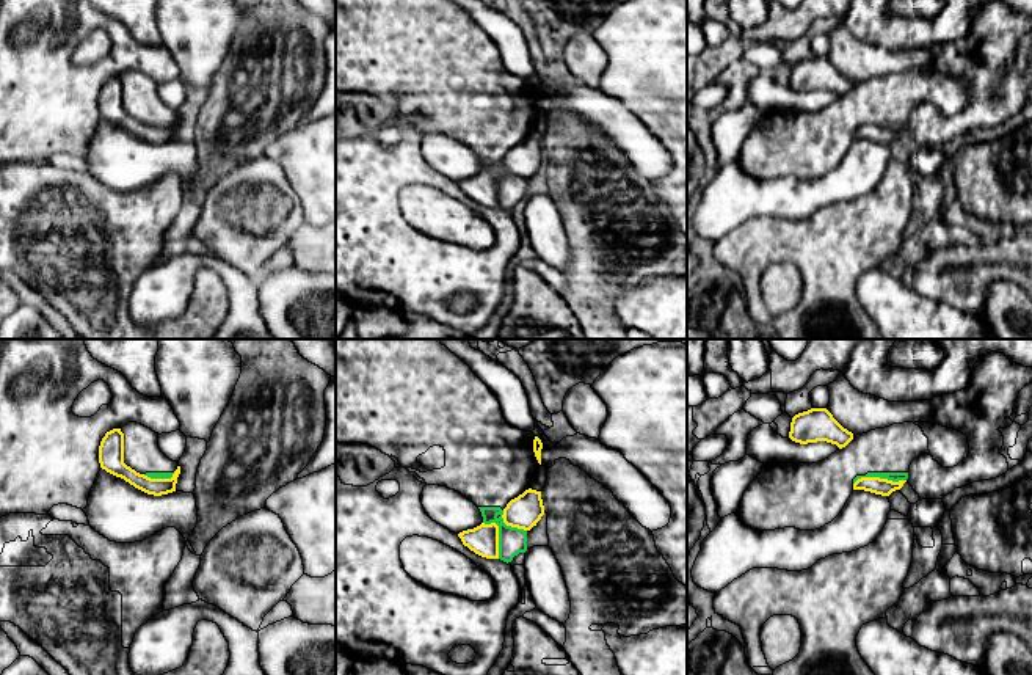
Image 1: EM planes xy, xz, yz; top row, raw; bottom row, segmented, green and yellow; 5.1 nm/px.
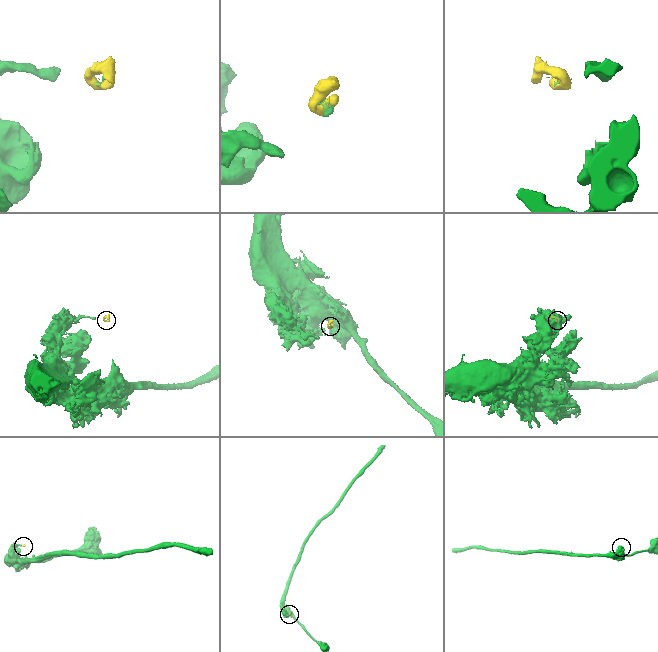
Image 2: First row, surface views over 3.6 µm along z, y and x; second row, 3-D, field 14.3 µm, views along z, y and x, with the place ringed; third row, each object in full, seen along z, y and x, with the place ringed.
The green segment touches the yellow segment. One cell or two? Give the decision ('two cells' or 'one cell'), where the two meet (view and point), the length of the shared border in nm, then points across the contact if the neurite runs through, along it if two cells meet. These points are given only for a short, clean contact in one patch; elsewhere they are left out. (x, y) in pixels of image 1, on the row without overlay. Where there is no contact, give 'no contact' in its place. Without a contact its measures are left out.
two cells | yz (879, 124) | 280 nm | along yz (905, 127), (860, 126), (853, 132)

